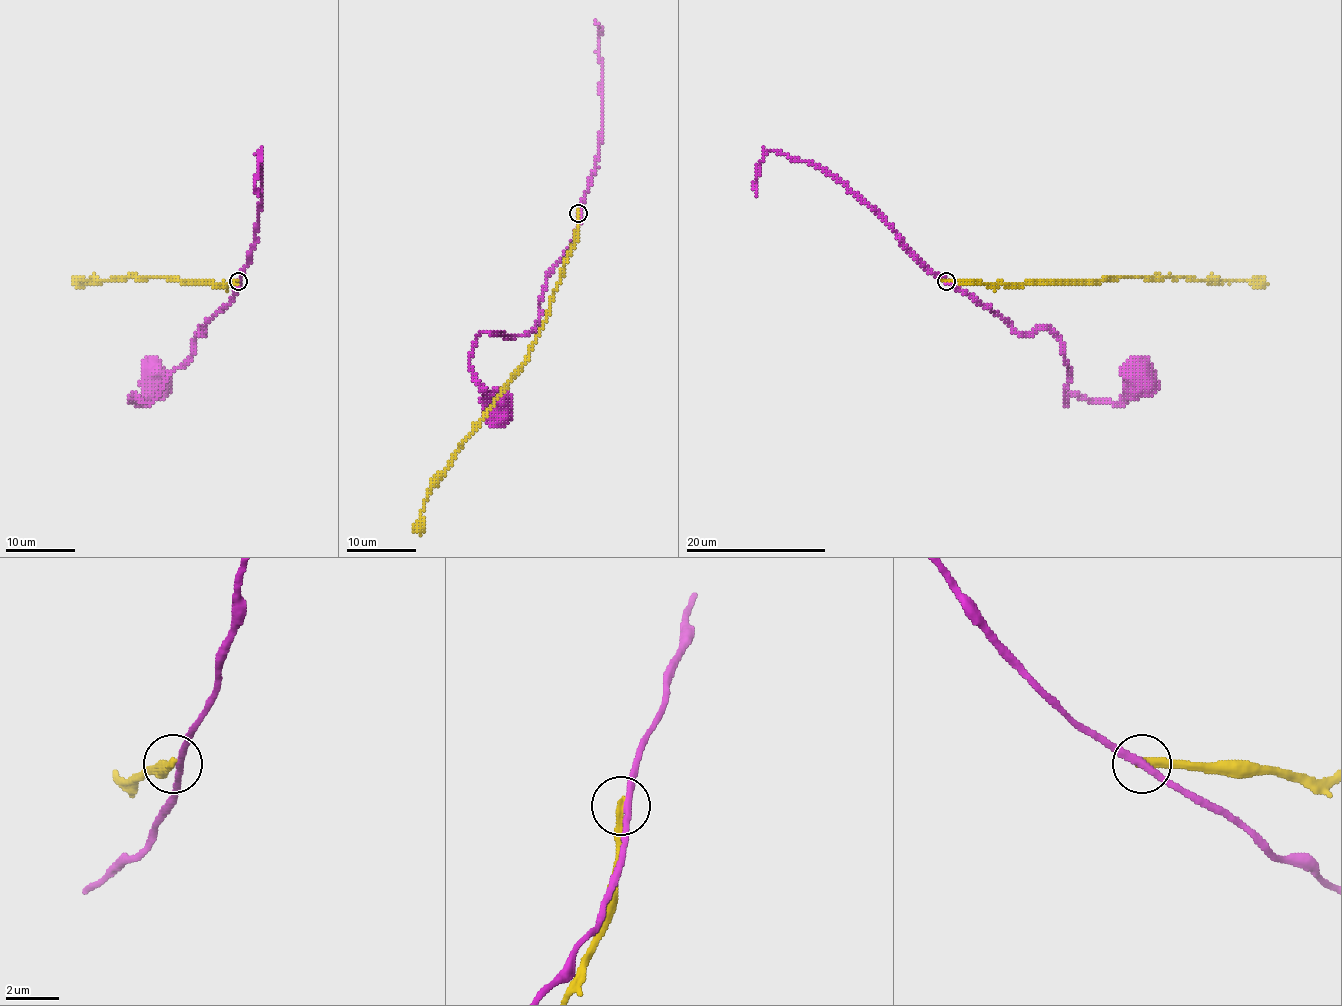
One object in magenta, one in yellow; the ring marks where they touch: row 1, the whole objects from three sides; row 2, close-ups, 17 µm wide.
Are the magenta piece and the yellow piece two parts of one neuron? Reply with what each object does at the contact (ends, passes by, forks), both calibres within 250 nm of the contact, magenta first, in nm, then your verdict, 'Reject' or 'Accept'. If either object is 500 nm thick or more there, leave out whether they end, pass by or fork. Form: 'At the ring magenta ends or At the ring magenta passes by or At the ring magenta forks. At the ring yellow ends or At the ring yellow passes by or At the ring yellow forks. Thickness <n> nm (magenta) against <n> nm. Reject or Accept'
At the ring magenta passes by. At the ring yellow ends. Thickness 260 nm (magenta) against 280 nm. Reject

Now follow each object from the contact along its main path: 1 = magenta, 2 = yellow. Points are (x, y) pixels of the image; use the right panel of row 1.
1: (946, 281), (1020, 334), (1046, 327), (1056, 337), (1070, 376), (1065, 404), (1074, 395), (1118, 402), (1139, 383)
2: (946, 281), (999, 285), (1090, 283), (1133, 276), (1259, 281), (1265, 285)

